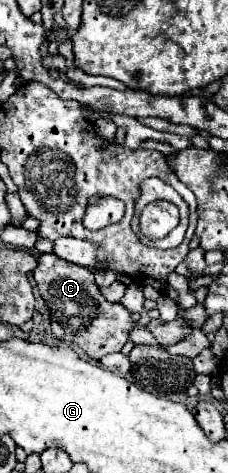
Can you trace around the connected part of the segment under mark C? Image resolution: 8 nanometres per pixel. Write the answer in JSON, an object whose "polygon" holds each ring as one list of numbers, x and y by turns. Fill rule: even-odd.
{"polygon":[[42,253,38,255,38,265,32,271,32,277,50,309,54,337,80,347,94,361,102,359,108,353,118,353,128,341,130,329,138,325,132,321,130,311,124,305,108,303,100,295,94,283,94,273,88,267,72,265,56,257,54,253]]}

